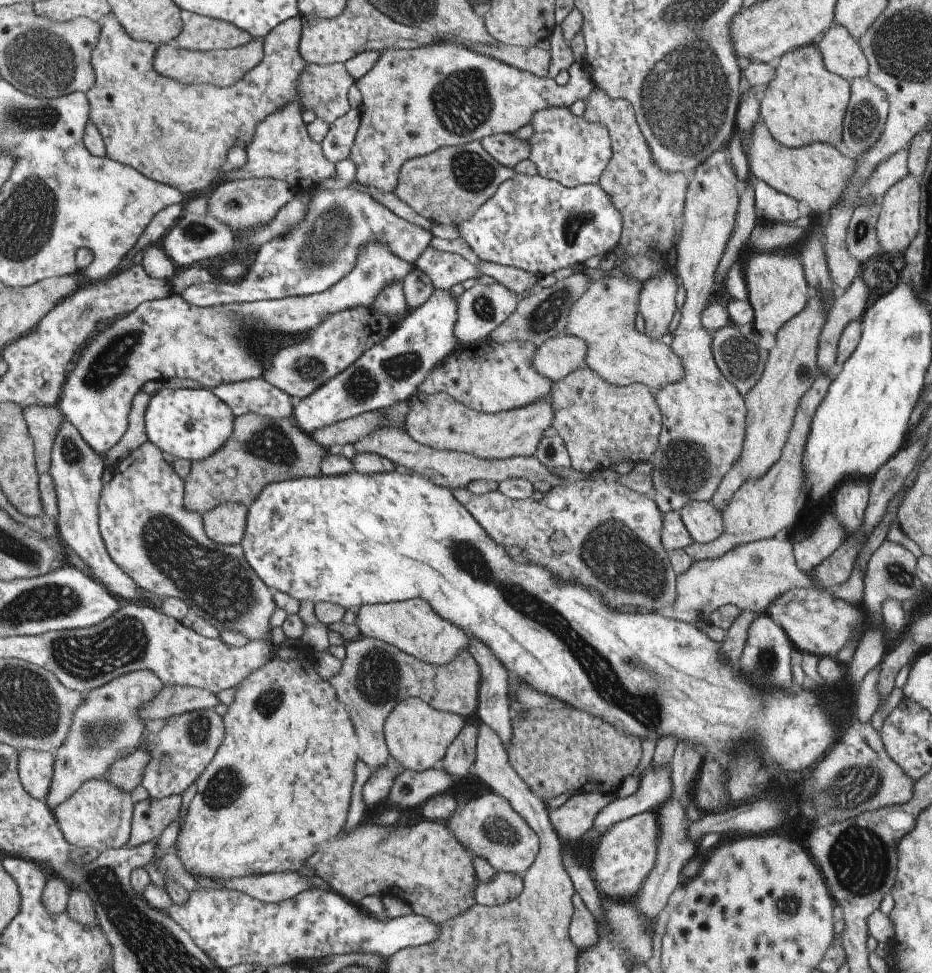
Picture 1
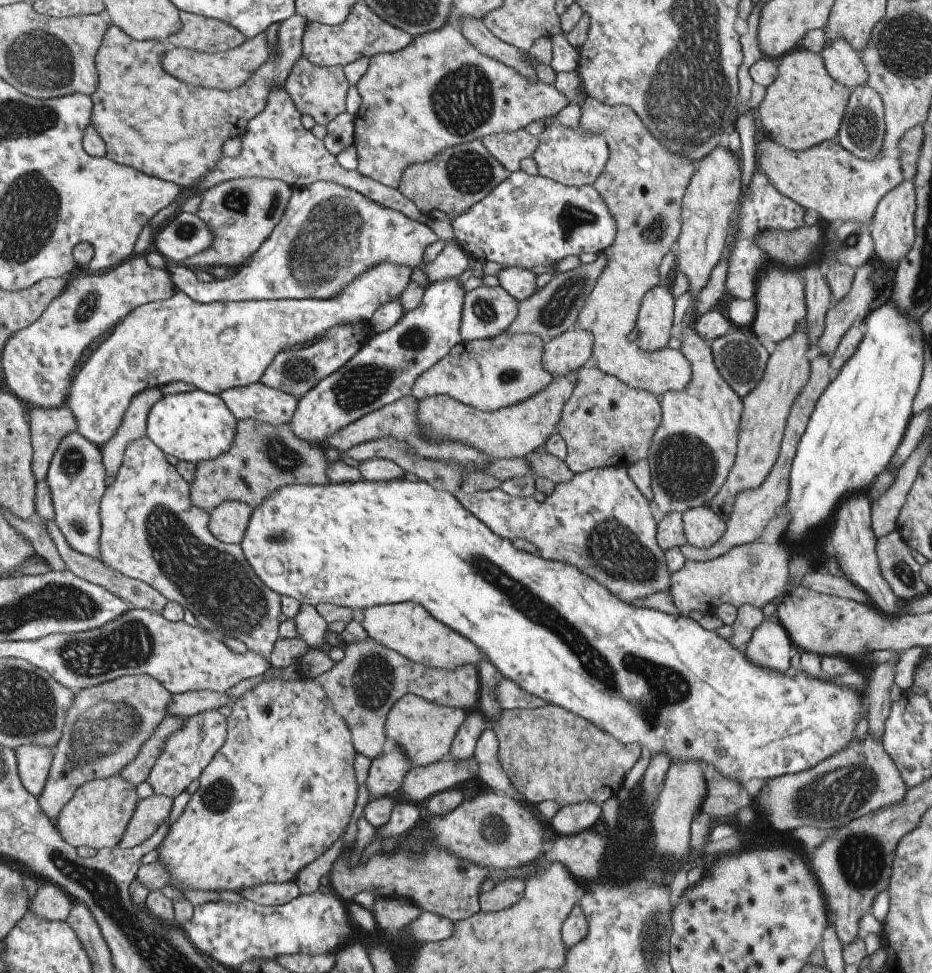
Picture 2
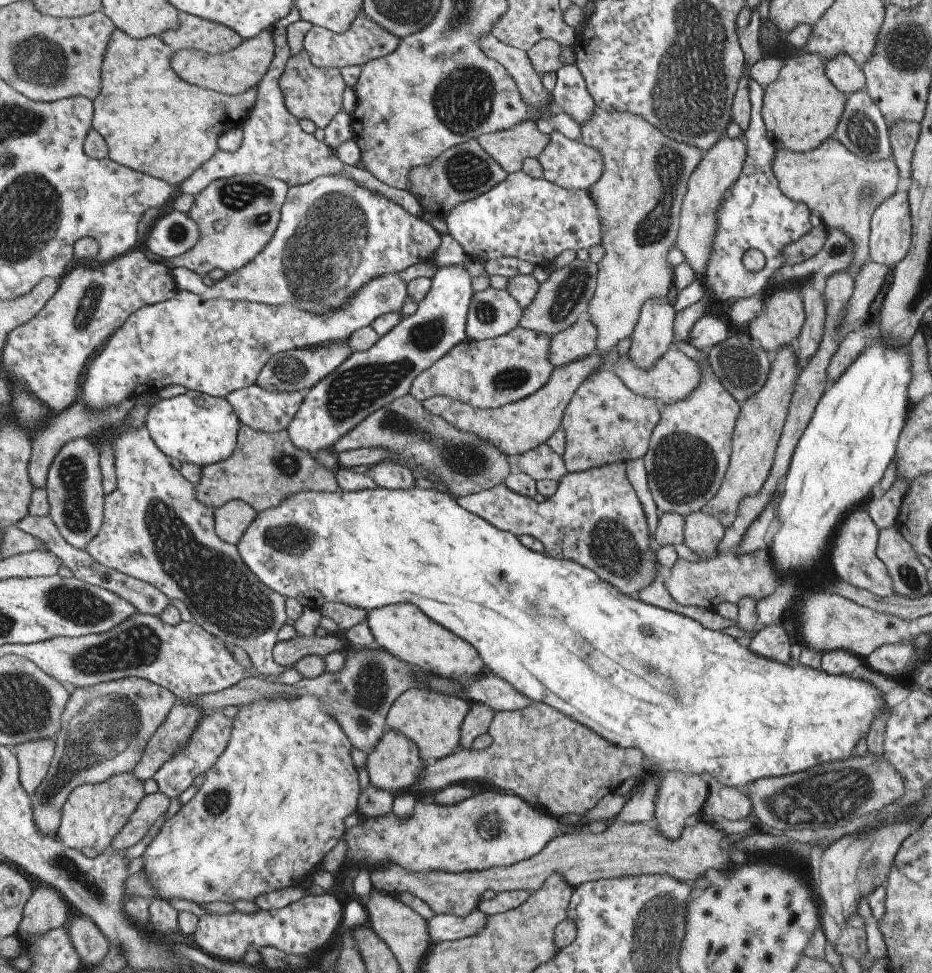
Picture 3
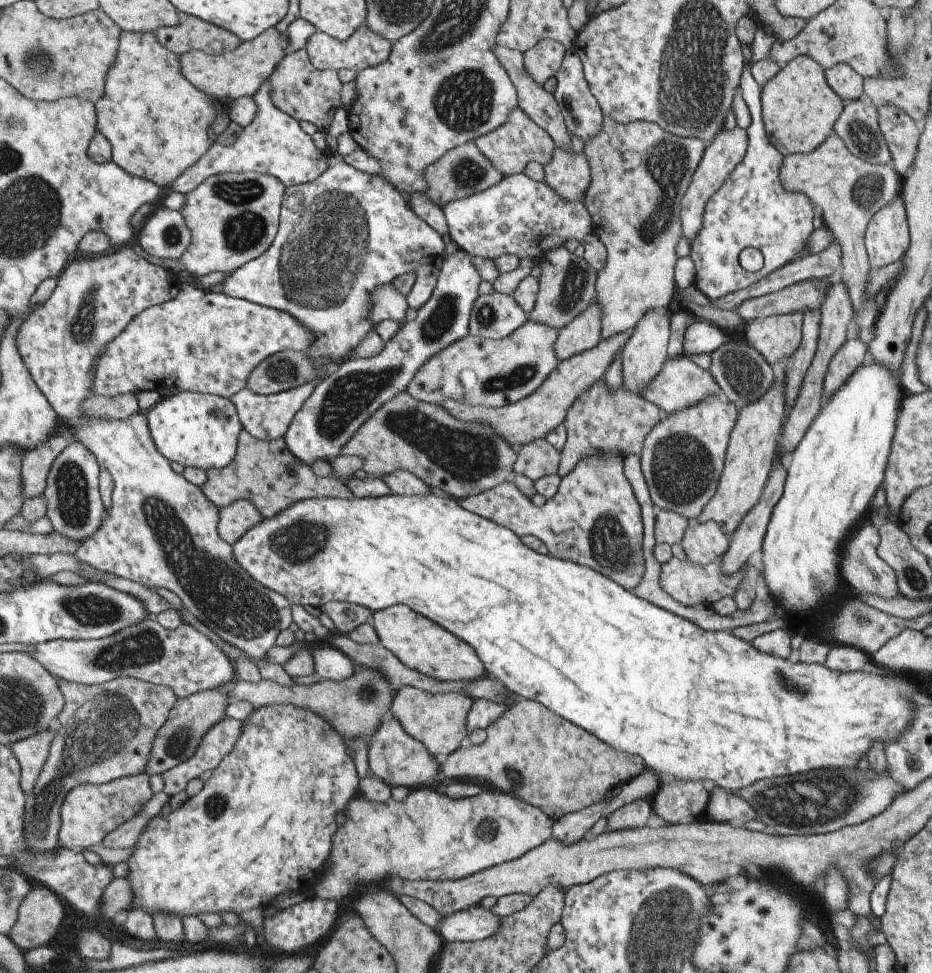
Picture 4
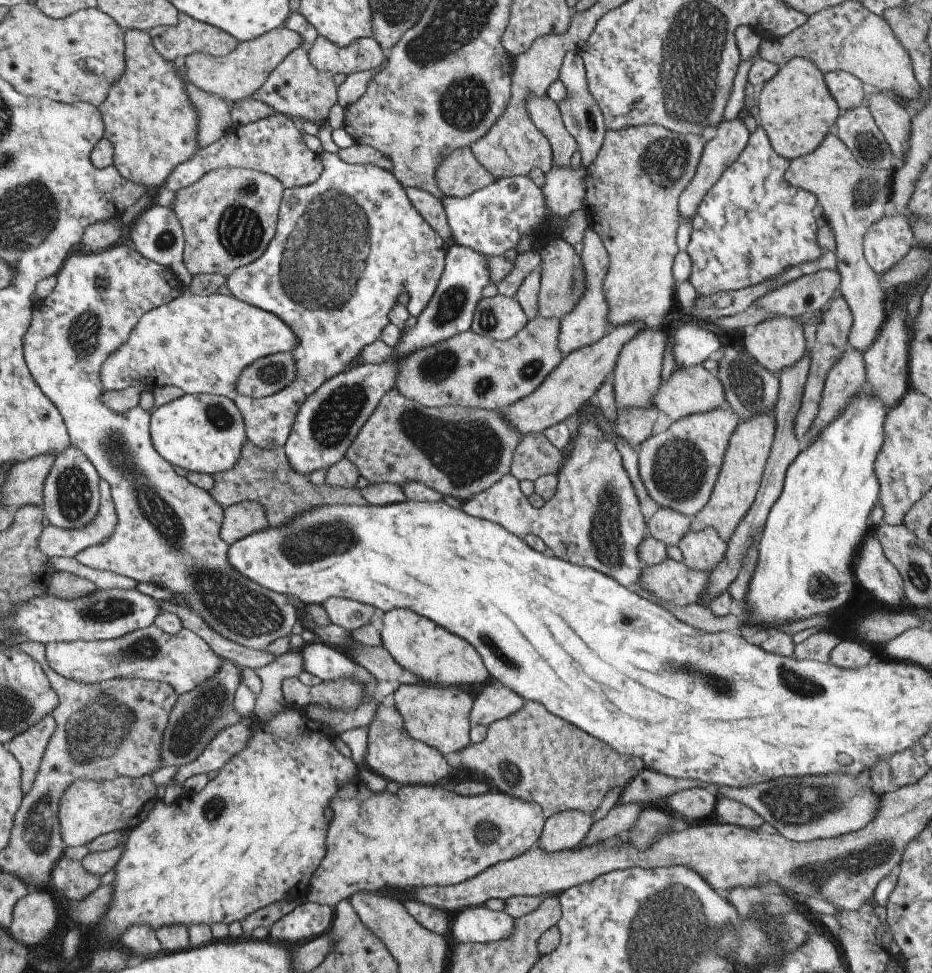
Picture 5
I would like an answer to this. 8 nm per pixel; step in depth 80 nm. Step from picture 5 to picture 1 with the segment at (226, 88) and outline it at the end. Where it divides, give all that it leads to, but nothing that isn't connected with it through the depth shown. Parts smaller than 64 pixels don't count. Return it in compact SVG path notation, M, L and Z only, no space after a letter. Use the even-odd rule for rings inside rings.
M251 39L247 44L218 51L192 51L175 46L158 45L153 55L153 68L160 75L172 78L186 85L208 84L228 87L235 84L261 62L263 39Z

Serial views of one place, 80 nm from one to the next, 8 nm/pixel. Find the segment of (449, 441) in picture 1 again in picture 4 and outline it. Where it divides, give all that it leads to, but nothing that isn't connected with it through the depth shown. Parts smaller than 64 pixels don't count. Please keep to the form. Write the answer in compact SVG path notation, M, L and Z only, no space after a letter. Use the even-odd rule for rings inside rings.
M630 332L611 336L609 340L600 340L594 348L558 362L557 367L543 380L542 385L530 396L518 402L498 408L484 408L461 404L455 400L445 400L445 402L437 402L437 406L443 408L449 416L453 416L465 424L473 422L473 424L489 426L497 438L501 436L501 440L505 440L505 444L509 444L512 449L517 450L523 444L544 438L550 431L553 431L553 428L563 423L573 400L576 400L577 396L581 396L581 392L584 392L585 388L589 388L593 382L597 382L604 376L615 354L622 349L629 337Z

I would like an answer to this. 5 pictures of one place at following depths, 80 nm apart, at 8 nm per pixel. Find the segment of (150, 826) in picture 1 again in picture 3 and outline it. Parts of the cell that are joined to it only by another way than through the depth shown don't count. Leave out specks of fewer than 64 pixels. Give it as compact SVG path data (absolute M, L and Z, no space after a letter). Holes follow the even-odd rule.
M159 792L145 795L129 820L113 836L110 847L114 850L125 850L137 844L147 834L153 822L165 814L169 806L169 799L168 796Z

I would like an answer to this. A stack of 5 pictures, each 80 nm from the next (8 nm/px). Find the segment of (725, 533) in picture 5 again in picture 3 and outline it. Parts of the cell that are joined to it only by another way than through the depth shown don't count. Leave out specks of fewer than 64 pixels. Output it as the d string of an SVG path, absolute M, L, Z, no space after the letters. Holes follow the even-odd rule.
M792 345L781 347L775 352L774 359L770 362L763 386L739 406L730 440L730 455L726 471L715 496L708 500L701 510L715 517L724 529L731 526L740 500L747 495L757 494L769 474L799 370L801 367L796 366Z

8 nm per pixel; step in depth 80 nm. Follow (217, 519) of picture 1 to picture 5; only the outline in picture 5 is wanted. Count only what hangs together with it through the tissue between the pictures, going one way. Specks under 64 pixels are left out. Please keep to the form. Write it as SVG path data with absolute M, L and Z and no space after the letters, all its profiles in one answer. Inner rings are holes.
M241 501L223 508L219 536L225 544L269 528L265 509L253 501Z

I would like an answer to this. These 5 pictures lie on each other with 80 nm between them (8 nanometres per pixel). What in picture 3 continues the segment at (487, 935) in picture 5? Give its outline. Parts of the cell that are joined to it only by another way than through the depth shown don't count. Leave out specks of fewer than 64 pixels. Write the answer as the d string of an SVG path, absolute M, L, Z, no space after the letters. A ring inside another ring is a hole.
M477 907L465 916L434 914L426 921L430 942L433 944L443 940L457 940L457 938L473 936L481 932L485 924L486 916Z

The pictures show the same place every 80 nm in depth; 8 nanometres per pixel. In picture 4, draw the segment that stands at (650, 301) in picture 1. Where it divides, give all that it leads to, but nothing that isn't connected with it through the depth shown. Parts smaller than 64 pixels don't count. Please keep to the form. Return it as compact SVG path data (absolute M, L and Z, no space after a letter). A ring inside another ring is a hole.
M649 308L630 332L630 337L621 350L621 374L623 374L623 388L641 394L641 388L645 388L653 376L661 370L663 362L666 360L666 348L669 337L670 317L665 314L665 310Z

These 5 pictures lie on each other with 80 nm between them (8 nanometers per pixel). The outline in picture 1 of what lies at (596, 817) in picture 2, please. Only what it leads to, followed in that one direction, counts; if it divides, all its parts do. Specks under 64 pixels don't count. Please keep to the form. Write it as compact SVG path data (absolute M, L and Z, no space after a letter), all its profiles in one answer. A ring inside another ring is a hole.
M573 794L559 808L548 812L550 825L561 842L579 843L581 836L593 828L595 815L613 799L617 799L616 794Z

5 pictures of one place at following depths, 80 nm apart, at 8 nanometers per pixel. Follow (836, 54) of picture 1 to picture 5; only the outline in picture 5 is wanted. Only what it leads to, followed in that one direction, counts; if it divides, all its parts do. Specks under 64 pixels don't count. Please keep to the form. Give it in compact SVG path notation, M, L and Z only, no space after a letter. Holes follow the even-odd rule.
M827 71L822 75L839 110L848 111L861 104L861 98L867 88L860 80L843 71Z

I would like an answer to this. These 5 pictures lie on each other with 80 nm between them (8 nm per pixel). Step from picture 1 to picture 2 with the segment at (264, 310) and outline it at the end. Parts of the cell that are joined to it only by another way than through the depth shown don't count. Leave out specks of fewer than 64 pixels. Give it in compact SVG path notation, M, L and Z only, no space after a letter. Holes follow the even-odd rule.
M379 263L357 275L337 296L330 299L273 299L196 303L184 292L175 291L169 298L139 305L122 318L105 336L97 348L71 379L66 402L83 438L98 448L114 436L130 400L141 391L181 380L200 391L219 395L224 390L257 383L273 357L291 346L309 344L322 337L330 328L355 323L367 324L377 307L399 299L411 282L412 269L393 263Z

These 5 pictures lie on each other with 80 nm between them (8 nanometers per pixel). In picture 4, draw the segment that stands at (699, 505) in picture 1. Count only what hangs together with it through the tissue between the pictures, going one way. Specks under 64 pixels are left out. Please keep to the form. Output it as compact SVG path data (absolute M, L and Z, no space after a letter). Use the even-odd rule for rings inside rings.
M697 518L687 519L687 527L681 538L686 561L693 565L710 564L720 559L728 548L728 538L713 522L697 522Z

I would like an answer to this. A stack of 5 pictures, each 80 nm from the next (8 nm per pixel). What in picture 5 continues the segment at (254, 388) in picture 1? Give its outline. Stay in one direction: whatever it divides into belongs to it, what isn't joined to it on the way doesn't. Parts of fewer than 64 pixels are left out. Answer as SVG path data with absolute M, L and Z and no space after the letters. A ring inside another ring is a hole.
M323 157L323 172L318 179L310 185L304 187L295 187L292 189L285 189L283 191L282 203L278 208L278 215L276 220L276 227L273 238L261 253L261 256L250 262L249 264L240 266L226 276L225 286L229 292L237 299L251 306L260 308L265 312L274 314L279 320L282 320L293 333L296 343L290 350L296 373L294 379L285 385L285 388L278 390L275 394L261 397L256 400L250 400L243 395L233 396L233 402L239 409L244 422L244 431L247 440L260 449L272 449L283 447L287 440L289 431L291 430L295 415L299 410L304 400L312 394L316 388L319 388L327 379L346 371L353 362L358 361L357 356L360 350L375 342L380 338L380 332L389 324L388 312L396 304L397 296L401 292L407 292L408 301L406 305L407 312L412 318L420 315L424 310L425 305L432 298L437 281L444 267L445 246L444 242L437 236L436 232L421 218L421 215L413 208L409 202L404 188L401 183L394 177L390 171L378 167L377 164L371 163L343 163L337 157Z

